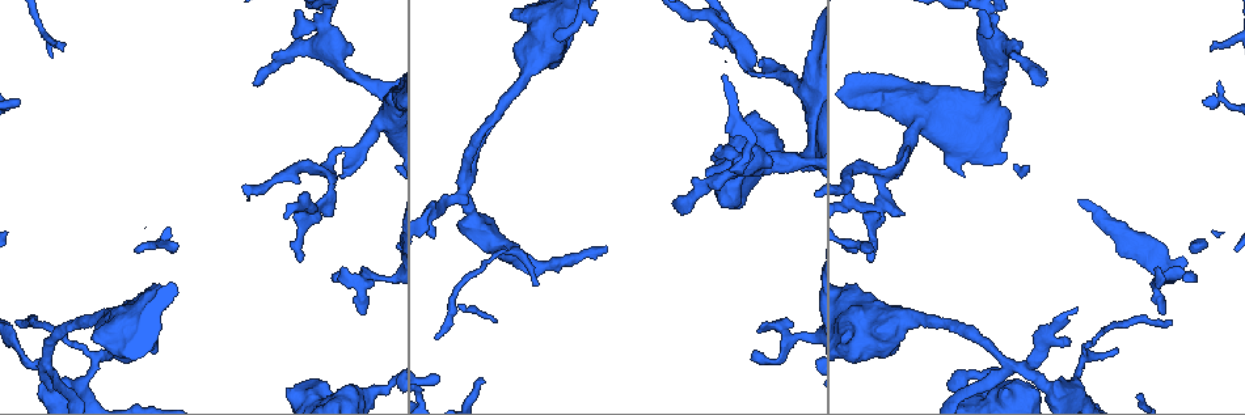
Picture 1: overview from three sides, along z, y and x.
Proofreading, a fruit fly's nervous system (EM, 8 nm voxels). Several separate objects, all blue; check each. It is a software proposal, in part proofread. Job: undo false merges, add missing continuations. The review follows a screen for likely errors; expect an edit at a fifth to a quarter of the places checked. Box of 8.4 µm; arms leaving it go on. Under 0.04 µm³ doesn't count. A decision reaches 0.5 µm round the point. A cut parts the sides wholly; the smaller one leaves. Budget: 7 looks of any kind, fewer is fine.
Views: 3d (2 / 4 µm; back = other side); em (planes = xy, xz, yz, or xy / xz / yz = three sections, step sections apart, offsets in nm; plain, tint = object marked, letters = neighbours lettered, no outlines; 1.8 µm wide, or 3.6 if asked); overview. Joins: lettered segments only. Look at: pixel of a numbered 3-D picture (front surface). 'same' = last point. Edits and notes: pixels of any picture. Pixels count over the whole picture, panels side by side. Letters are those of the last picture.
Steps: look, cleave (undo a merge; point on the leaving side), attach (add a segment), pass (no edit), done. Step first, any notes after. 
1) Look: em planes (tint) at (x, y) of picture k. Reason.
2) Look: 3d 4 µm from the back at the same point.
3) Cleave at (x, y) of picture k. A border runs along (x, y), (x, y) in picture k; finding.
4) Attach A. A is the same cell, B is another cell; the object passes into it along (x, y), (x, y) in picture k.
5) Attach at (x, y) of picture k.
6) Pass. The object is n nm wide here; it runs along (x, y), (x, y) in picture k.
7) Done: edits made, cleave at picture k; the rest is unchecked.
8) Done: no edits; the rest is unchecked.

Look: em xz step 4 (tint) at (680, 211) of picture 1. An open end.

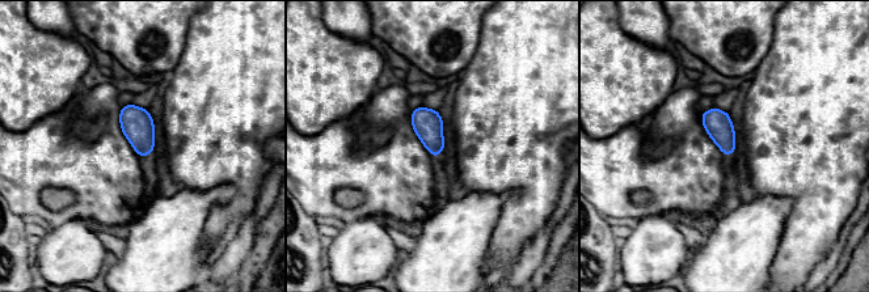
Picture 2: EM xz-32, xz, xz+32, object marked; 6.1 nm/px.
Look: em xz step 4 (letters) at the same point. See the neighbours.

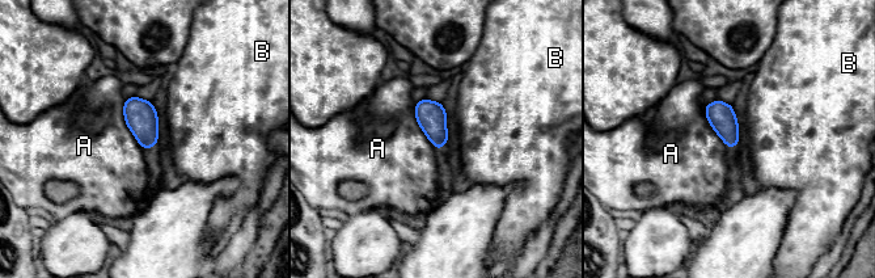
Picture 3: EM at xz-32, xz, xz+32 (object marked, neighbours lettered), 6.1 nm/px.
Pass. A and B are other cells; a border runs along (125, 100), (125, 123), (142, 146) in picture 3; none of them fits.

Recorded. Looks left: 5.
Look: 3d 2 µm from the back at (762, 324) of picture 1. An open end.

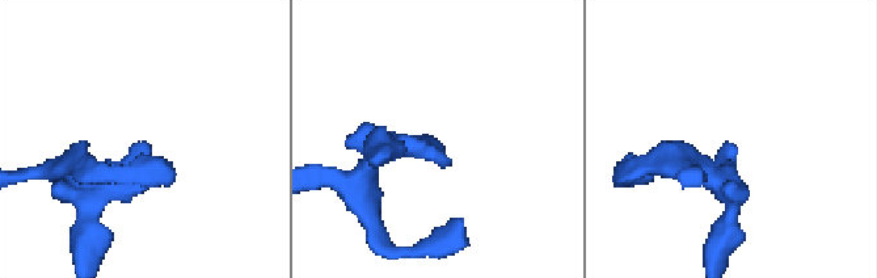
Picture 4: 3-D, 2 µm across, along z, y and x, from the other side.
Look: em planes (letters) at (729, 145) of picture 4.

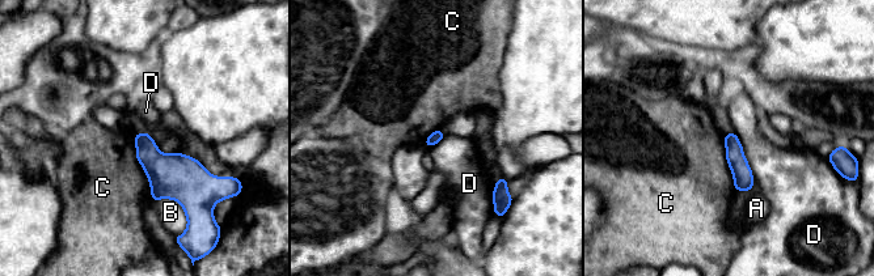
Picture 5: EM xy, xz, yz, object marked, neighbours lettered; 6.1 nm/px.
Pass. The longest contact is with C, 420 nm; A, B, C and D are other cells; none of them fits.

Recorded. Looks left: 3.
Look: em planes (plain) at (886, 178) of picture 1. Narrows sharply.

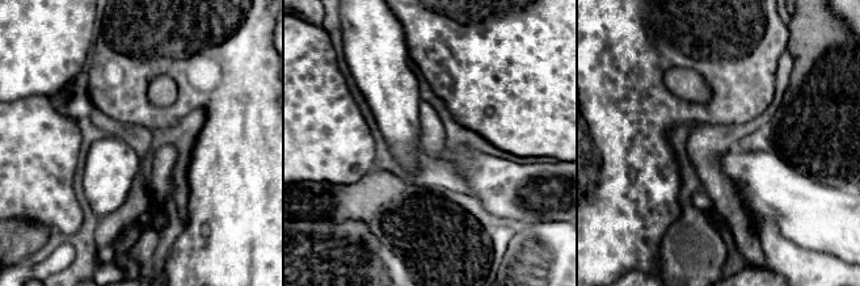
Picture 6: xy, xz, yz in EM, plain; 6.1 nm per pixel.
Look: em planes (tint) at the same point.

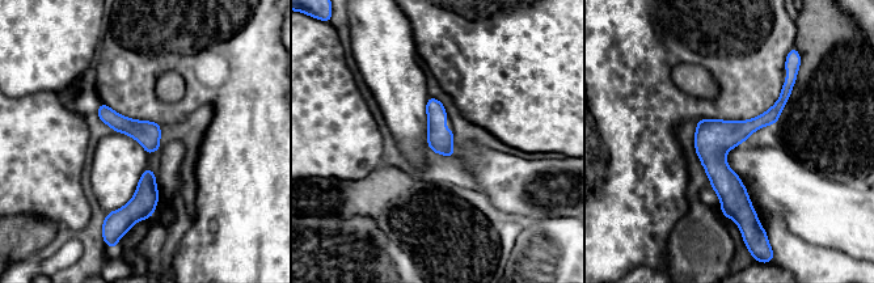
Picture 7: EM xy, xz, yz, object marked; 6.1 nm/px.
Look: em planes (letters) at the same point. What lies round it.

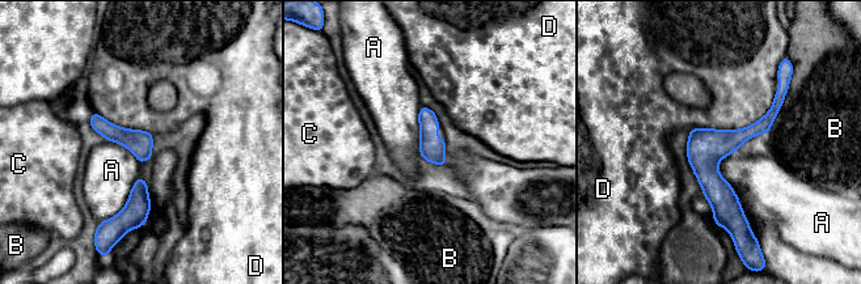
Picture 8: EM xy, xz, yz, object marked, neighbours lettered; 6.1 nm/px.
Pass. A, B, C and D are other cells; a border runs along (737, 149), (718, 173), (741, 203) in picture 8; continuous, no second neuron.

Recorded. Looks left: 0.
Done: no edits; the rest is unchecked.

